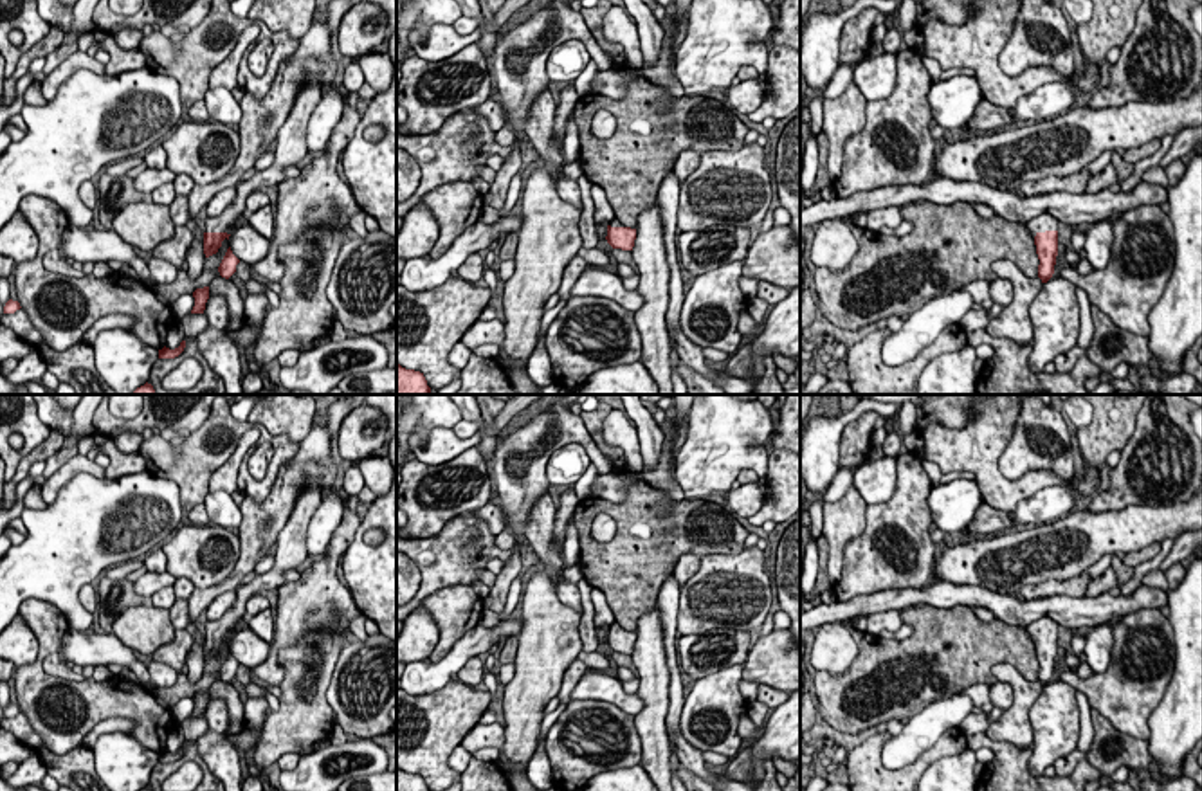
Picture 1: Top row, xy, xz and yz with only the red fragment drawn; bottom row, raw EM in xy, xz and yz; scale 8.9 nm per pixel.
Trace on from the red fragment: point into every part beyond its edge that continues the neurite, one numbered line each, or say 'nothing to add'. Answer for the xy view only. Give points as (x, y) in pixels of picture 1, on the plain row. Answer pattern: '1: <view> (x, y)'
1: xy (291, 548)

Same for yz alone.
1: yz (1044, 626)

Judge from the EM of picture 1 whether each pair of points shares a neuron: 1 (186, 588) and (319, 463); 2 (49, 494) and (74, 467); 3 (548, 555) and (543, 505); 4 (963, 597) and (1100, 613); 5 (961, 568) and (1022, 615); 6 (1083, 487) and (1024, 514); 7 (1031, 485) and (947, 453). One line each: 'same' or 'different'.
1: different
2: same
3: same
4: same
5: same
6: same
7: same

